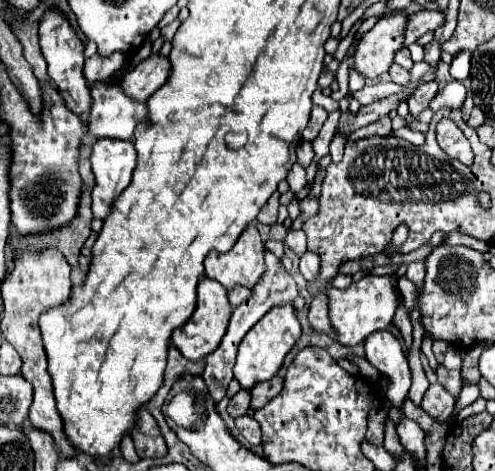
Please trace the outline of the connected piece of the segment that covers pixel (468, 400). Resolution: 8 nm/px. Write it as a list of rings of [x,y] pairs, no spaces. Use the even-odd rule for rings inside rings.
[[[463,384],[463,390],[455,402],[455,412],[459,412],[461,408],[473,404],[479,398],[479,386],[477,384]]]

